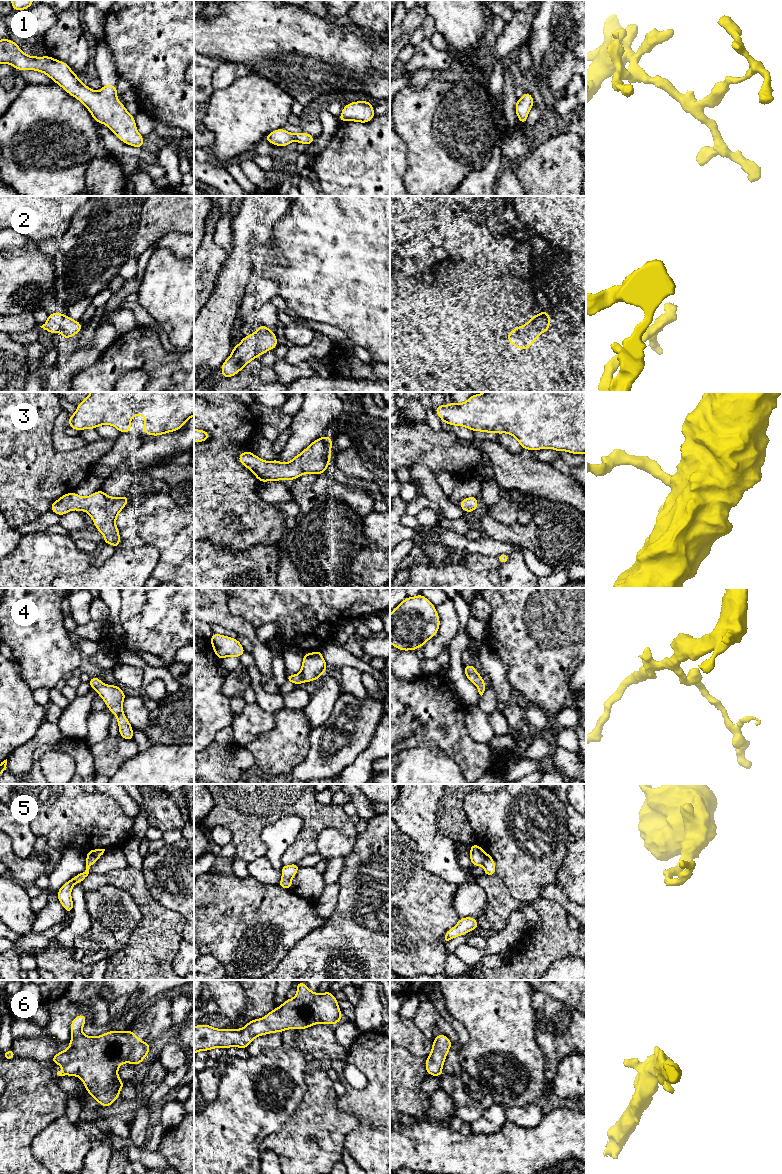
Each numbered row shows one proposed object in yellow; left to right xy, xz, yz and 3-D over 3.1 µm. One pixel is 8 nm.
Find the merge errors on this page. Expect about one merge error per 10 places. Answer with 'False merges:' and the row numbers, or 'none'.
False merges: none

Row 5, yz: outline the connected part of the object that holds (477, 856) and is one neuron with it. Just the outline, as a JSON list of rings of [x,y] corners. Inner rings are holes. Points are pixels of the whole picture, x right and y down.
[[[470,845],[470,861],[474,867],[482,865],[484,867],[484,874],[492,876],[496,874],[496,867],[494,859],[486,853],[479,845]]]

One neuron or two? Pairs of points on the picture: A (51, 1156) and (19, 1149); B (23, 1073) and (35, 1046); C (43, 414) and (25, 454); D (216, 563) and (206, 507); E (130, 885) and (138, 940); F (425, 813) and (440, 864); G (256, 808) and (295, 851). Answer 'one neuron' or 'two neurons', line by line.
A: two neurons
B: two neurons
C: one neuron
D: two neurons
E: one neuron
F: one neuron
G: one neuron

